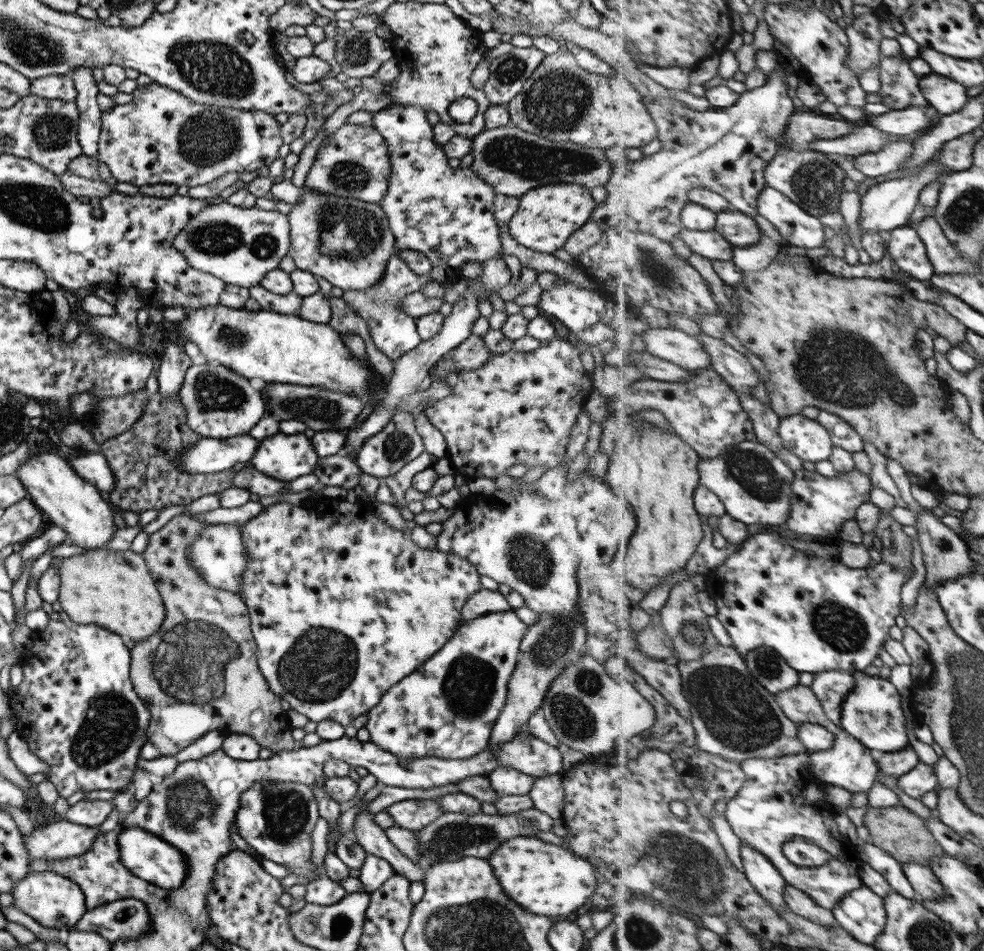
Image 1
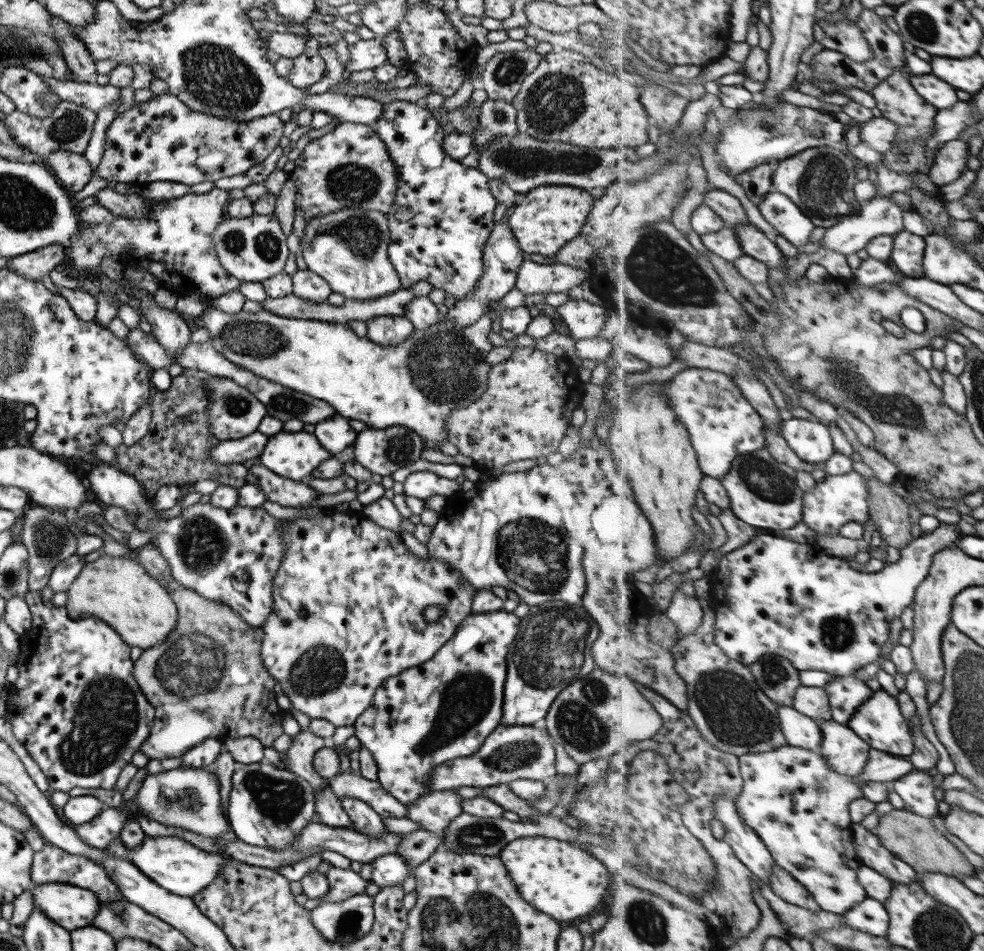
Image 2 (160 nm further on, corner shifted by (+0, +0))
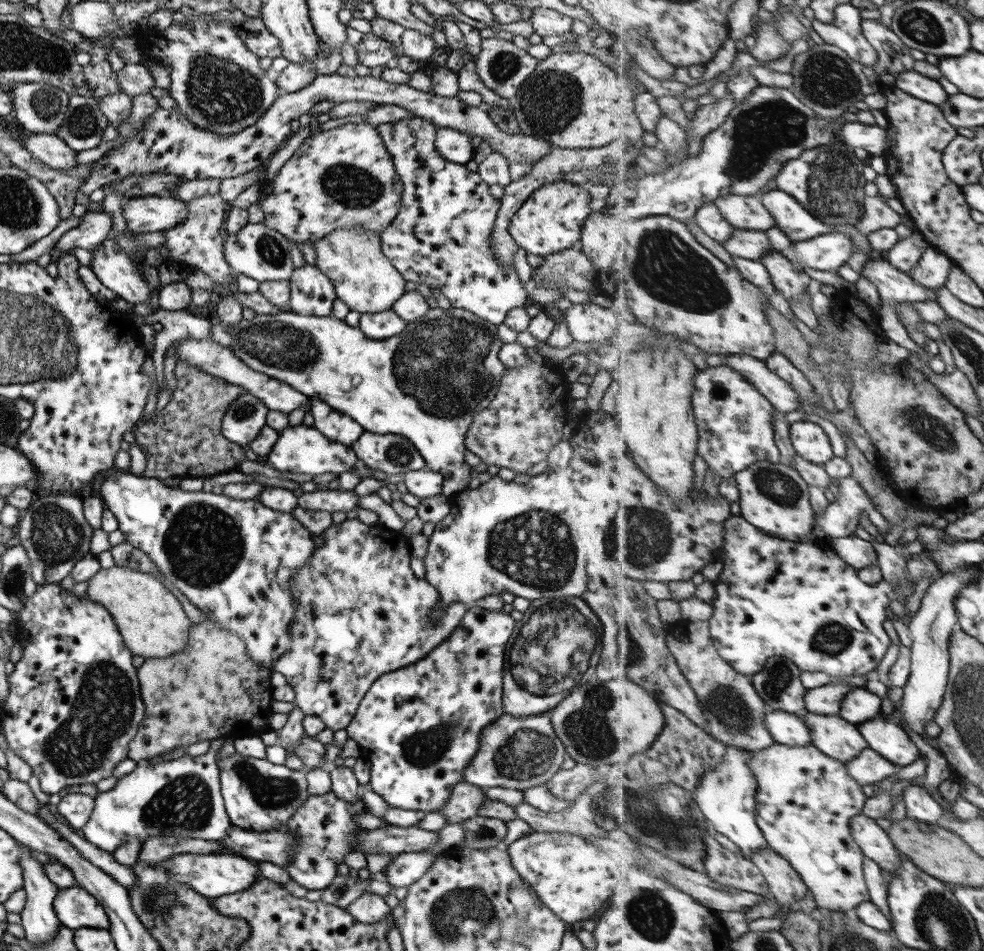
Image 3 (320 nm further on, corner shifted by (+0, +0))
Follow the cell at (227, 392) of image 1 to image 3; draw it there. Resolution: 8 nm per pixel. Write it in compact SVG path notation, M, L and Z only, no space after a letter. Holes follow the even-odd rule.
M242 391L222 416L221 434L229 442L244 447L266 426L267 411L268 408L258 398Z

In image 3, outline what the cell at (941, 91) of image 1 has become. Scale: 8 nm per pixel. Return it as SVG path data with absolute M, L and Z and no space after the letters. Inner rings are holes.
M917 71L903 72L894 86L915 98L931 102L939 107L945 105L950 97L937 80L928 78Z

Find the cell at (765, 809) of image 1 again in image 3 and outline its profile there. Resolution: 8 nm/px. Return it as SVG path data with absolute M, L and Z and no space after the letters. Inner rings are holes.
M775 743L756 751L750 760L750 767L758 780L755 805L757 824L764 832L767 845L795 867L815 895L820 908L855 913L861 903L871 901L864 873L864 850L853 838L851 829L852 818L862 813L868 797L863 792L863 784L849 774L846 764L826 755L813 744Z

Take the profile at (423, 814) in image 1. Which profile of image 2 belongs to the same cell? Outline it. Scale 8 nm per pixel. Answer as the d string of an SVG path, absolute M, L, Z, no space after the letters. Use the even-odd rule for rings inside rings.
M454 789L430 791L405 805L405 817L420 824L420 829L441 835L451 820L462 813L461 800Z

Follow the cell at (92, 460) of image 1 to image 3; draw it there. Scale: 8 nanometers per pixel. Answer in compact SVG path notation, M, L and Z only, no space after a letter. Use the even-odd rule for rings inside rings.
M129 472L107 477L99 486L99 494L105 508L115 517L119 532L125 535L125 542L145 553L165 581L197 610L236 634L255 665L271 672L273 663L289 648L288 629L296 612L297 602L291 600L287 583L311 559L313 535L291 513L271 510L255 499L237 500L211 491L181 491L178 486L166 486L162 480Z

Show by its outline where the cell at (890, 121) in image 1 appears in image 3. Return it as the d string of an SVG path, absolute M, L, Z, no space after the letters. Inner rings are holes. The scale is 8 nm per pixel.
M844 122L840 130L840 141L851 147L861 147L869 152L869 156L882 156L887 150L889 140L886 128L857 122Z

